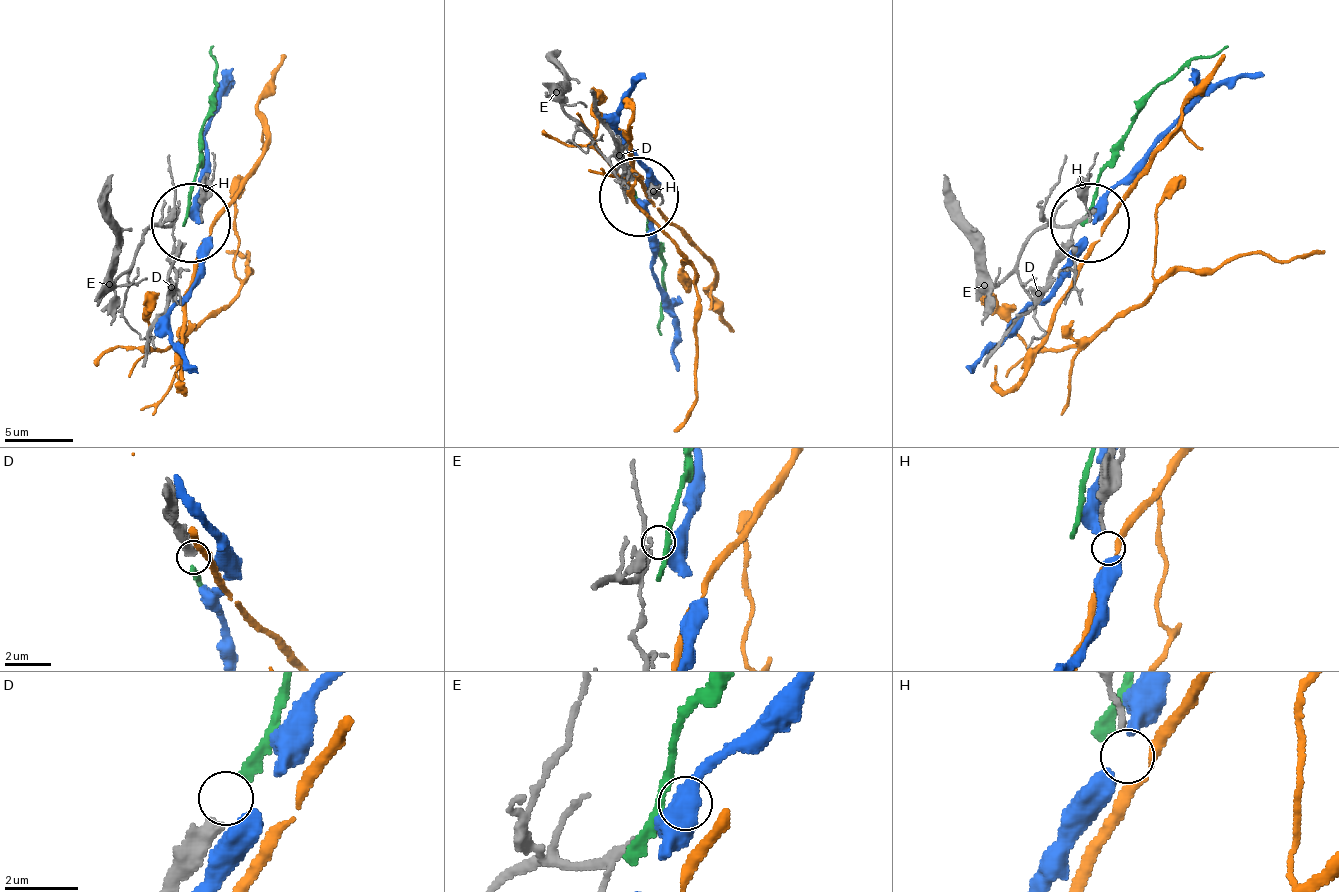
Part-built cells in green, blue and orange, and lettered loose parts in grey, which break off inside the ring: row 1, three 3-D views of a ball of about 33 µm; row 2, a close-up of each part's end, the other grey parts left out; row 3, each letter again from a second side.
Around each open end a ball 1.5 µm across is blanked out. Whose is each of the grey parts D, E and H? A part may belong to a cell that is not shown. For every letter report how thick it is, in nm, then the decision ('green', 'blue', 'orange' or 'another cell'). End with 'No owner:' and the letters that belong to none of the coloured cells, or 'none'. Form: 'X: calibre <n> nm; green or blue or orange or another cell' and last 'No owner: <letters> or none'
D: calibre 400 nm; green
E: calibre 220 nm; another cell
H: calibre 130 nm; orange
No owner: E

